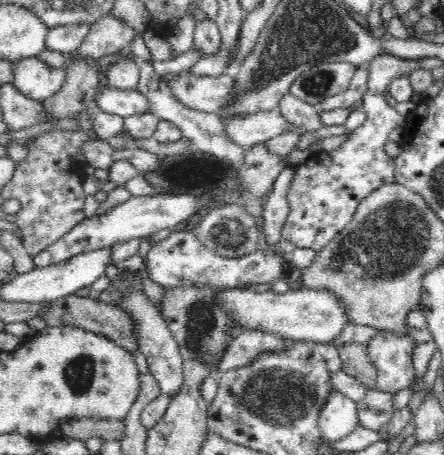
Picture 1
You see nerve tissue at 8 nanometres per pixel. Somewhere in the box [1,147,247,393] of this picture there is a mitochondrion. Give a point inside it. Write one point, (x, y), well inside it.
(199, 315)

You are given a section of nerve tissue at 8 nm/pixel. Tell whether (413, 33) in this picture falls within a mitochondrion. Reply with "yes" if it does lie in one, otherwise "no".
no

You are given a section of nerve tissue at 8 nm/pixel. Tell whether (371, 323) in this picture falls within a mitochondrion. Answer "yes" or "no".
no

